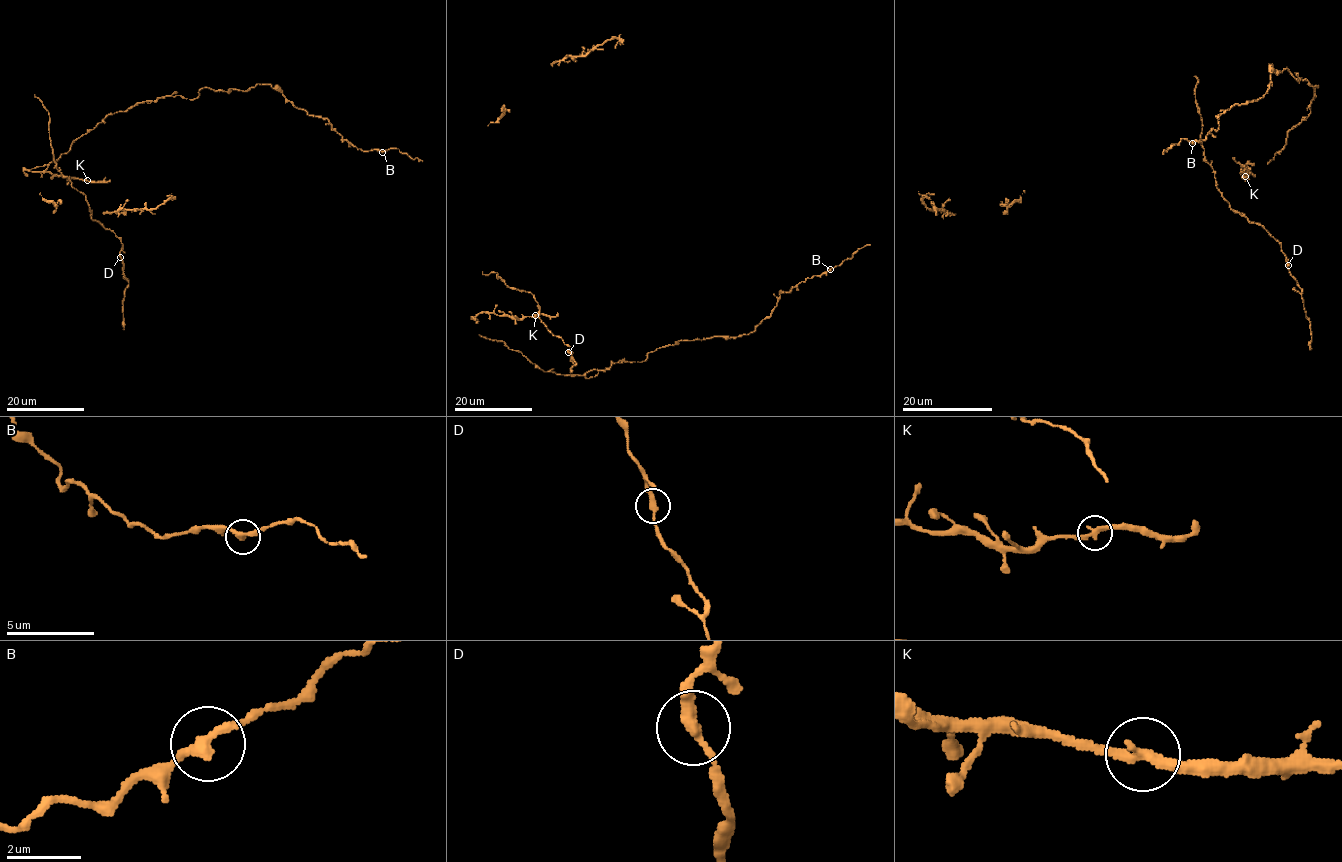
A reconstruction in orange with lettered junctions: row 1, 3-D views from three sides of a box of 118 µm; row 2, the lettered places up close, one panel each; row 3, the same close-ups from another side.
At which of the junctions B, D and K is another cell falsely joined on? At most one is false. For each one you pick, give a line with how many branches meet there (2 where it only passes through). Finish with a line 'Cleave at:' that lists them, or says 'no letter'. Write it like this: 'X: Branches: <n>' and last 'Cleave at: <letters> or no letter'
Cleave at: no letter

